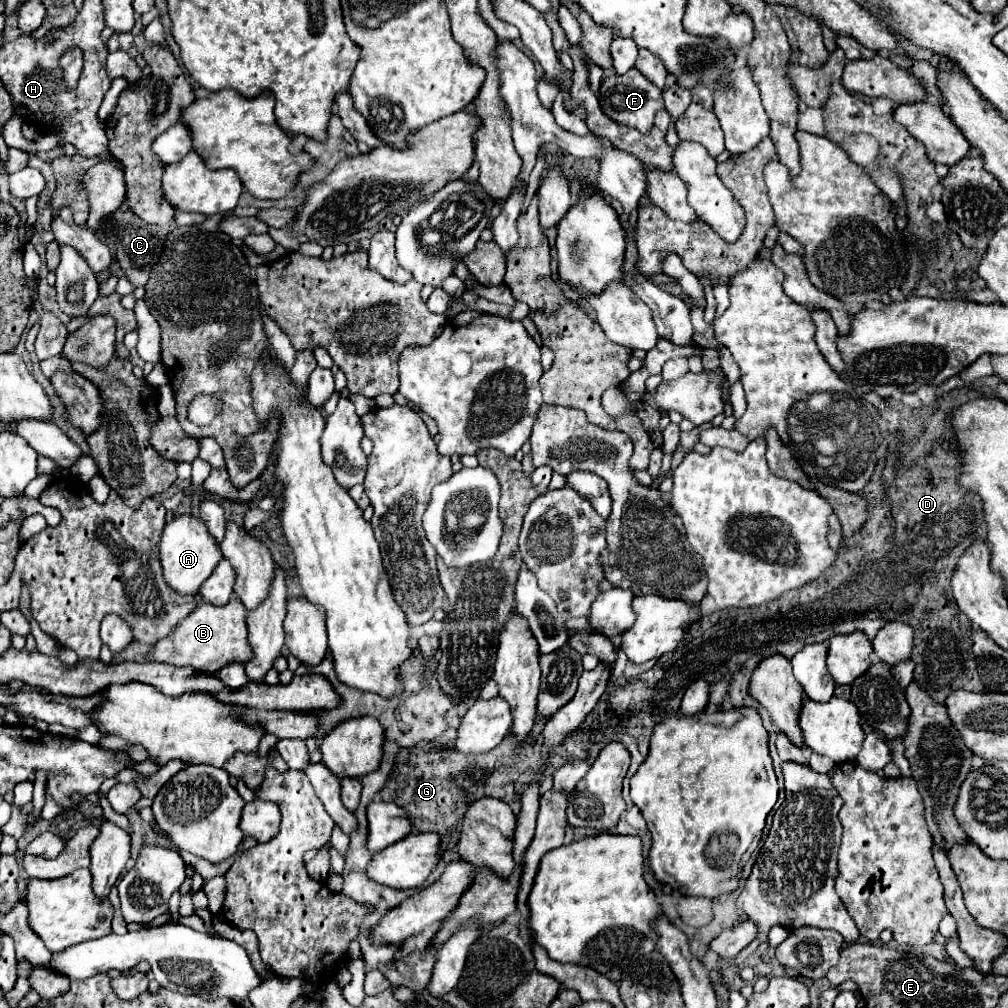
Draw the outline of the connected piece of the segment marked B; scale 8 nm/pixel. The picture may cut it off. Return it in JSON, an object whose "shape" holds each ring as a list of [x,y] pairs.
{"shape":[[[239,598],[229,600],[225,606],[213,606],[209,602],[201,602],[195,610],[183,618],[177,628],[173,628],[171,636],[165,636],[147,652],[153,662],[167,662],[173,666],[191,666],[197,672],[215,674],[219,668],[231,662],[245,662],[251,658],[251,648],[247,642],[247,626],[245,626],[245,610]]]}

